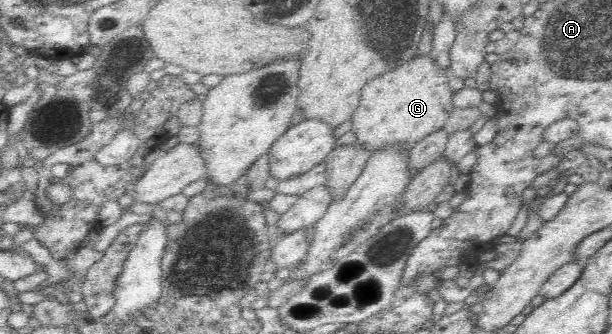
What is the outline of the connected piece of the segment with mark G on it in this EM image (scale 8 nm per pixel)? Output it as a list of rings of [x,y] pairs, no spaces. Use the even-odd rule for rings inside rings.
[[[430,54],[417,56],[407,64],[401,64],[393,72],[387,72],[371,80],[363,88],[361,104],[353,116],[353,132],[357,142],[375,152],[387,144],[399,144],[403,150],[411,150],[423,136],[444,128],[454,110],[449,77],[432,60]]]

